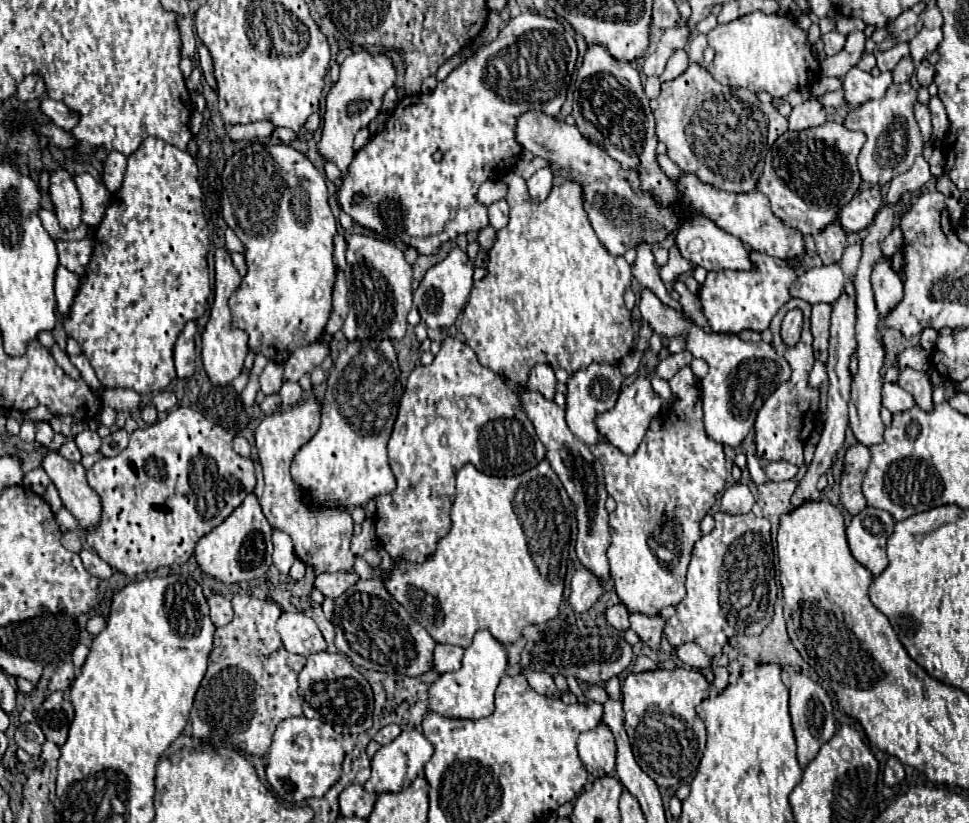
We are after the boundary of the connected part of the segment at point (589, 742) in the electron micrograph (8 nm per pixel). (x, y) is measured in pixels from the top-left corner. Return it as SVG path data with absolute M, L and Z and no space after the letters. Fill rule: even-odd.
M605 723L579 735L579 757L593 777L605 777L615 769L615 739Z

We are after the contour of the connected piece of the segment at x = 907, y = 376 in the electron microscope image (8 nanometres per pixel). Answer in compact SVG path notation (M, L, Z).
M905 367L905 369L899 371L897 383L915 397L915 401L921 409L929 411L933 407L931 383L929 383L929 373L927 371L915 371L915 369Z

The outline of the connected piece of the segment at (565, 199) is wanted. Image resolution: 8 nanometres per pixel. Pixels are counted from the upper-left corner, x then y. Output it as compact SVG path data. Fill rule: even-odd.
M509 171L503 183L507 185L505 199L511 209L509 223L495 235L489 251L489 275L473 285L461 323L461 331L469 347L477 353L479 363L499 375L507 375L517 385L527 383L527 371L535 363L549 363L569 373L585 369L593 361L617 365L633 347L631 311L623 303L633 275L623 257L613 257L599 243L585 215L581 185L563 181L551 189L545 201L533 203L521 175Z

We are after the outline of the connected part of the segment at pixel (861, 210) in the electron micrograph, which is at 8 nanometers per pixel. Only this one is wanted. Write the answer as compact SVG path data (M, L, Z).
M869 187L869 189L859 191L849 201L849 207L841 209L841 215L839 215L841 227L847 233L863 231L873 221L873 217L877 215L881 203L883 203L883 197L881 197L881 191L877 187Z

